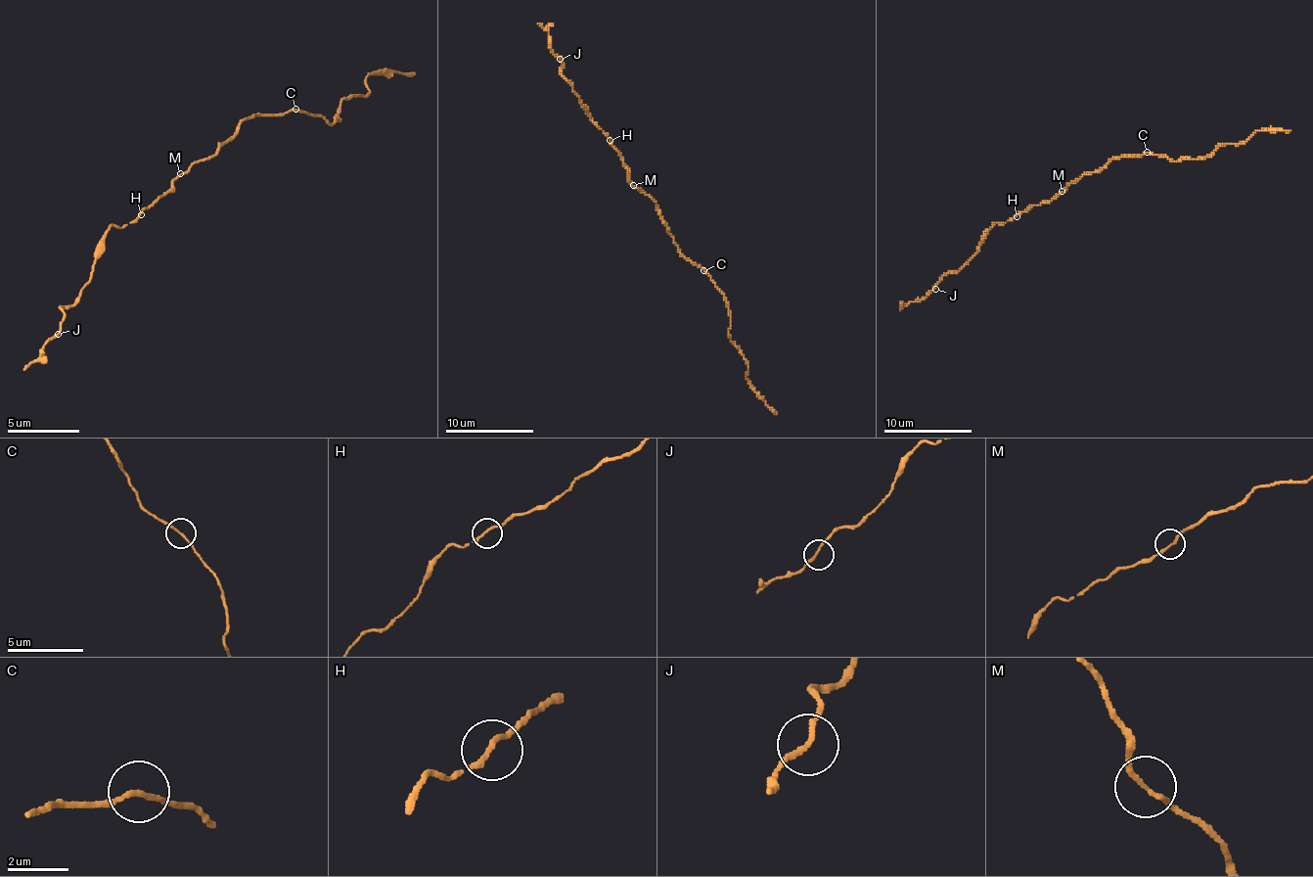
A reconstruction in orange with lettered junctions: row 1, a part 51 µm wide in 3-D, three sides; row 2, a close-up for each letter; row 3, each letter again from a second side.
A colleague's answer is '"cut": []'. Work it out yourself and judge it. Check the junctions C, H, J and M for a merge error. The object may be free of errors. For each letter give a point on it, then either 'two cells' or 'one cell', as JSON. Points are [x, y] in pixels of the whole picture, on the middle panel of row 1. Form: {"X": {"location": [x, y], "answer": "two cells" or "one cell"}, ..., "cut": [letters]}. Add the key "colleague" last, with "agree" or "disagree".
{"C": {"location": [703, 270], "answer": "two cells"}, "H": {"location": [610, 140], "answer": "one cell"}, "J": {"location": [560, 59], "answer": "one cell"}, "M": {"location": [633, 185], "answer": "one cell"}, "cut": ["C"], "colleague": "disagree"}

